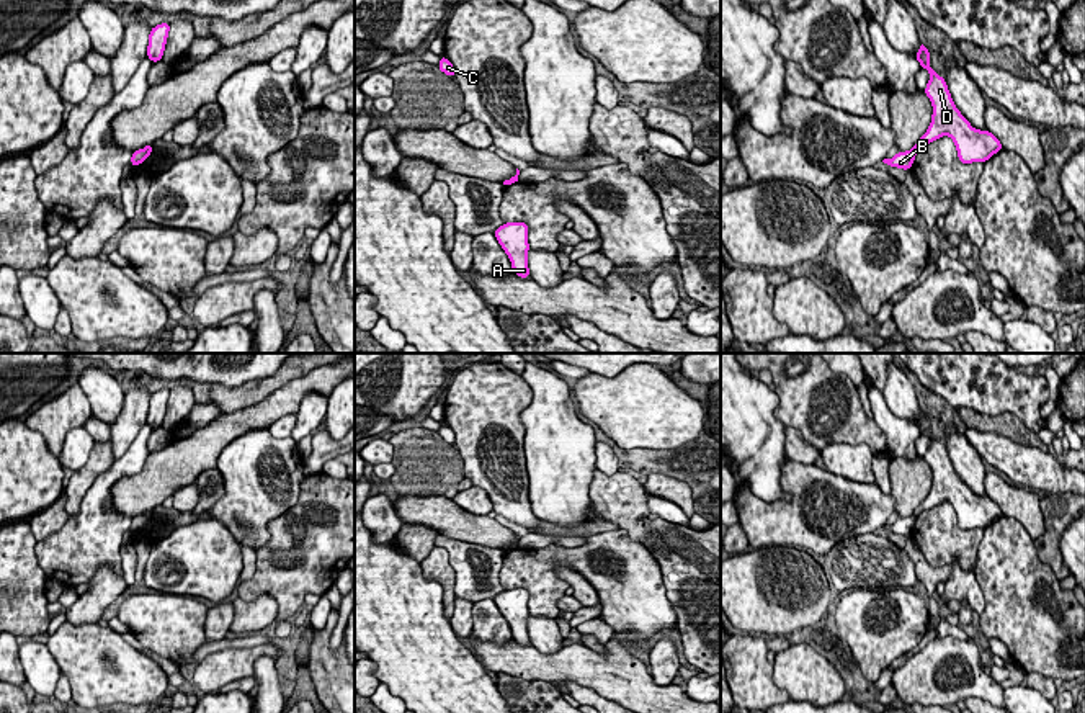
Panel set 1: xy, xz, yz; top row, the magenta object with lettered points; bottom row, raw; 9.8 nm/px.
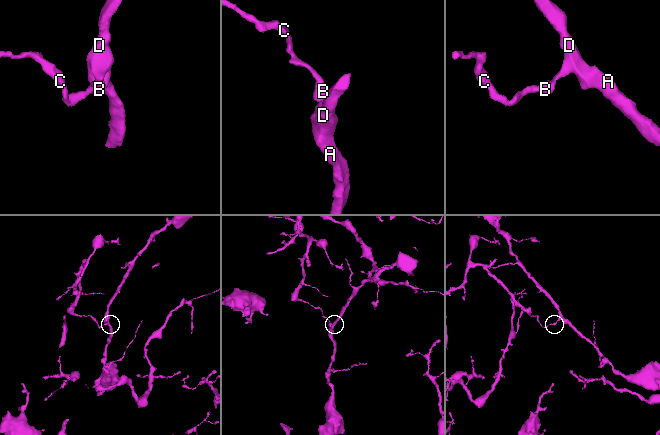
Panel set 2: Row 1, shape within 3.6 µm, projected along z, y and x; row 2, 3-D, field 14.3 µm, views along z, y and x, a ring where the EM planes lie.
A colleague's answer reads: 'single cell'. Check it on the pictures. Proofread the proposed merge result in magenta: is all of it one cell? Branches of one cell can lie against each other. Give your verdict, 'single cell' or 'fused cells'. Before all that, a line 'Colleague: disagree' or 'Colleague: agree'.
Colleague: disagree
fused cells

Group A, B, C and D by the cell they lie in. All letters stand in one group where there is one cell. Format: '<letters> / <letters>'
A D / B C

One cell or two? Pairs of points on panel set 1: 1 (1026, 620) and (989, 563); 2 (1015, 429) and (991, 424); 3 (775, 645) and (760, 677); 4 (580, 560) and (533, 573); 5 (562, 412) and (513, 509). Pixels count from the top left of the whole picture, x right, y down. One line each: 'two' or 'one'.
1: one
2: one
3: two
4: one
5: two

